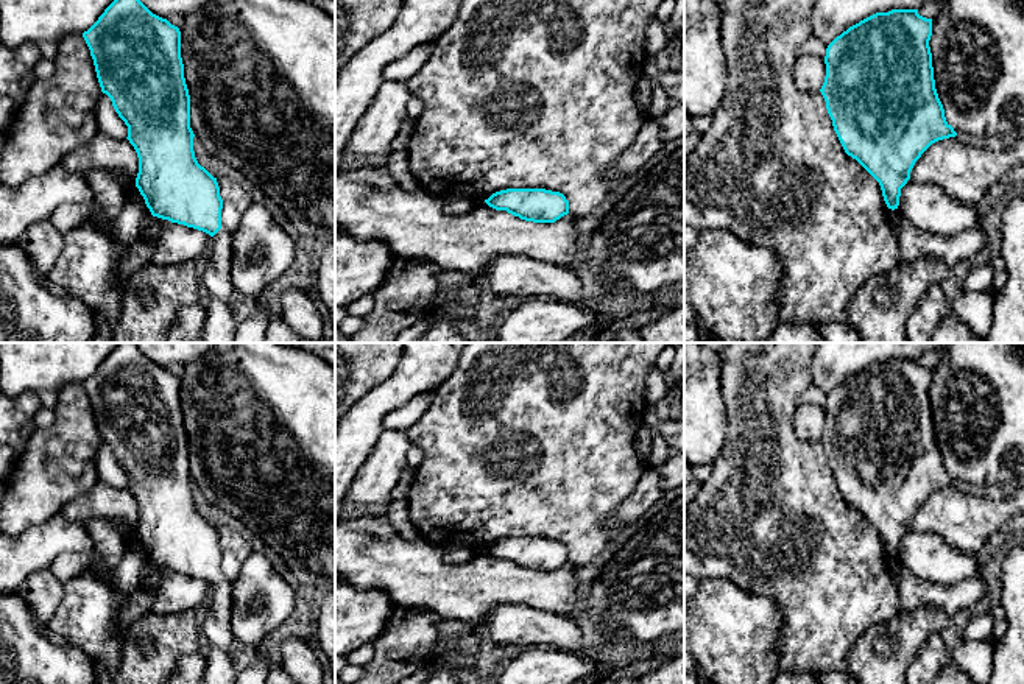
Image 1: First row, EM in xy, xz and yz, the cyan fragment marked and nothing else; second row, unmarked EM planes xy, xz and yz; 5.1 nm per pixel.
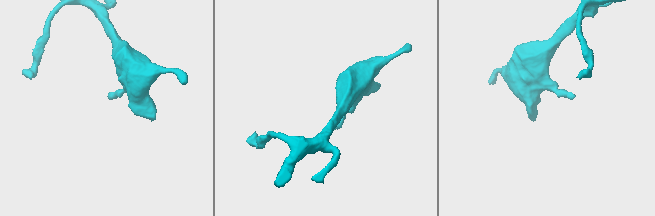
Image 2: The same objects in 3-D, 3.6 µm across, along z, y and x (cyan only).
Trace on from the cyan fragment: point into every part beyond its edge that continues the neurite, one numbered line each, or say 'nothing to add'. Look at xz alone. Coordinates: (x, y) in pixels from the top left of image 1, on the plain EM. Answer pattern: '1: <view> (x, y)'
nothing to add

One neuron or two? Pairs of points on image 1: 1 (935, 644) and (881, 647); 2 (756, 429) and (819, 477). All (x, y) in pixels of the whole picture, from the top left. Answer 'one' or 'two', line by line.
1: two
2: one

